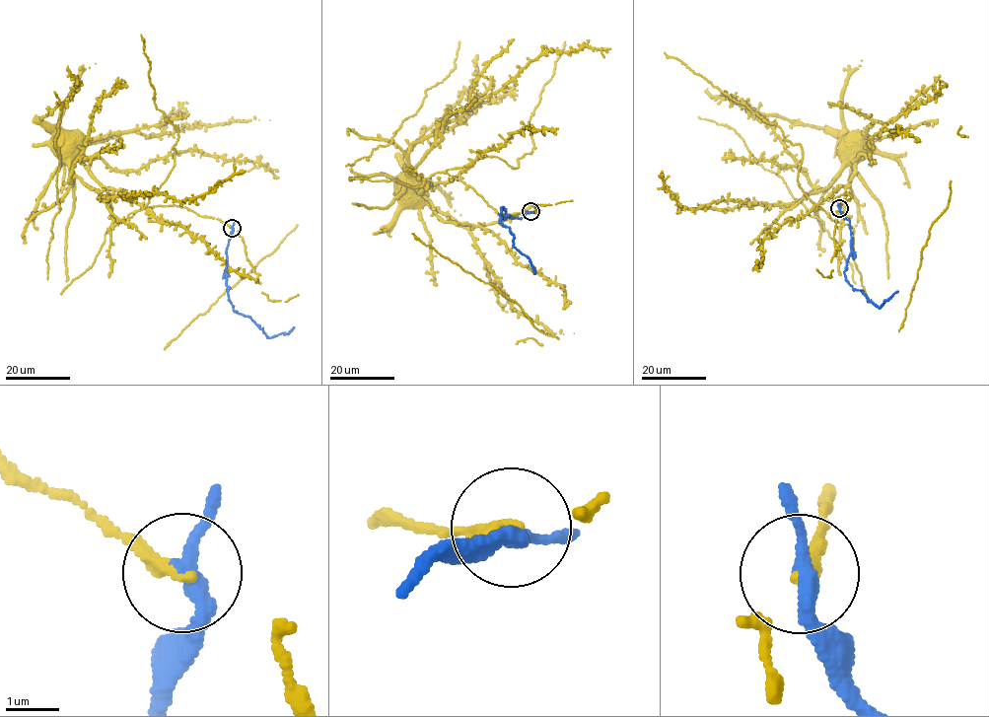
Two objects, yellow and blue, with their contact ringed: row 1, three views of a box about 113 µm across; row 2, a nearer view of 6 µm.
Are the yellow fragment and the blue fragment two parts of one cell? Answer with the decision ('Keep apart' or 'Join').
Keep apart

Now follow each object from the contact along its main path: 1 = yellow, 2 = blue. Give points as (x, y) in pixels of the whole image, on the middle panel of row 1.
1: (530, 211), (499, 214), (471, 187), (446, 173), (426, 179), (432, 185), (419, 192), (407, 172), (403, 179)
2: (530, 211), (520, 219), (506, 215), (502, 206), (499, 214), (534, 273)

